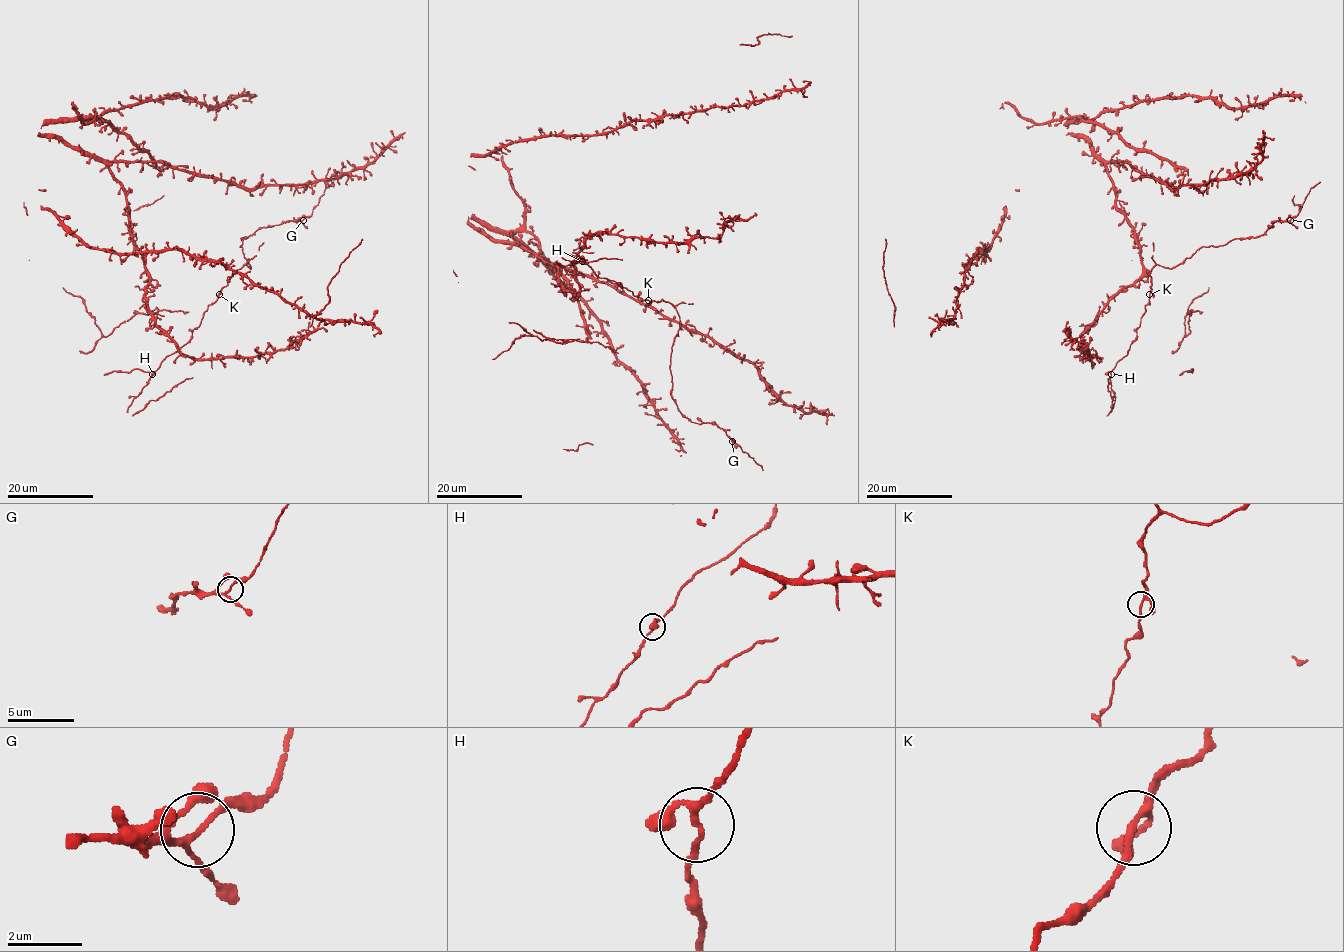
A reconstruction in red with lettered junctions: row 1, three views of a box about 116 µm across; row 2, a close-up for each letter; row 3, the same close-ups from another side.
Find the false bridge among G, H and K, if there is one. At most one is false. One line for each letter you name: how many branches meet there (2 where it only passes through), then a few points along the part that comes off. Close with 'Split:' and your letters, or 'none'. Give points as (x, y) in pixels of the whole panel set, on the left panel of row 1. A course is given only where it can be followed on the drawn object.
Split: none

